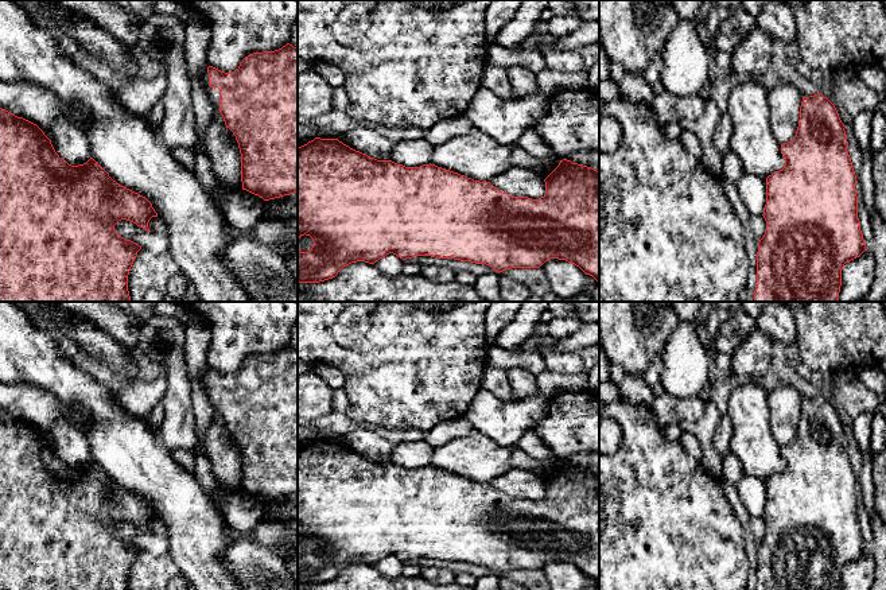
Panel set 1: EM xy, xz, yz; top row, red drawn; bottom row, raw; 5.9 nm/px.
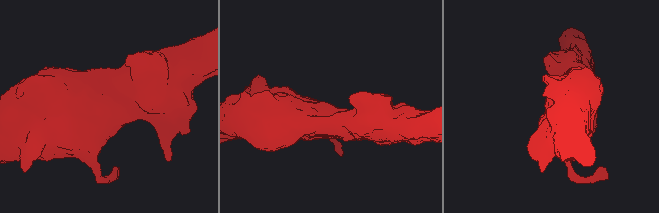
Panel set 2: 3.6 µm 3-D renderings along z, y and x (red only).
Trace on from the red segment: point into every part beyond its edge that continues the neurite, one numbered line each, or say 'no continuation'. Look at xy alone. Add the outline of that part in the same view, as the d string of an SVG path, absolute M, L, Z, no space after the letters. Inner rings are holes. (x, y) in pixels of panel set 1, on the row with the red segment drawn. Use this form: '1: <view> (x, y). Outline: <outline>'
1: xy (213, 93). Outline: M207 71L203 74L203 85L205 85L205 89L209 94L211 104L214 105L214 109L218 110L219 109L219 89L209 86L209 73Z

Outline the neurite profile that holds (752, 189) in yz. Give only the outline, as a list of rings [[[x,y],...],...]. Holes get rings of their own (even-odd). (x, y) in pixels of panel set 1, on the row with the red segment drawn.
[[[743,172],[735,186],[749,213],[751,216],[763,214],[766,205],[766,179]]]

